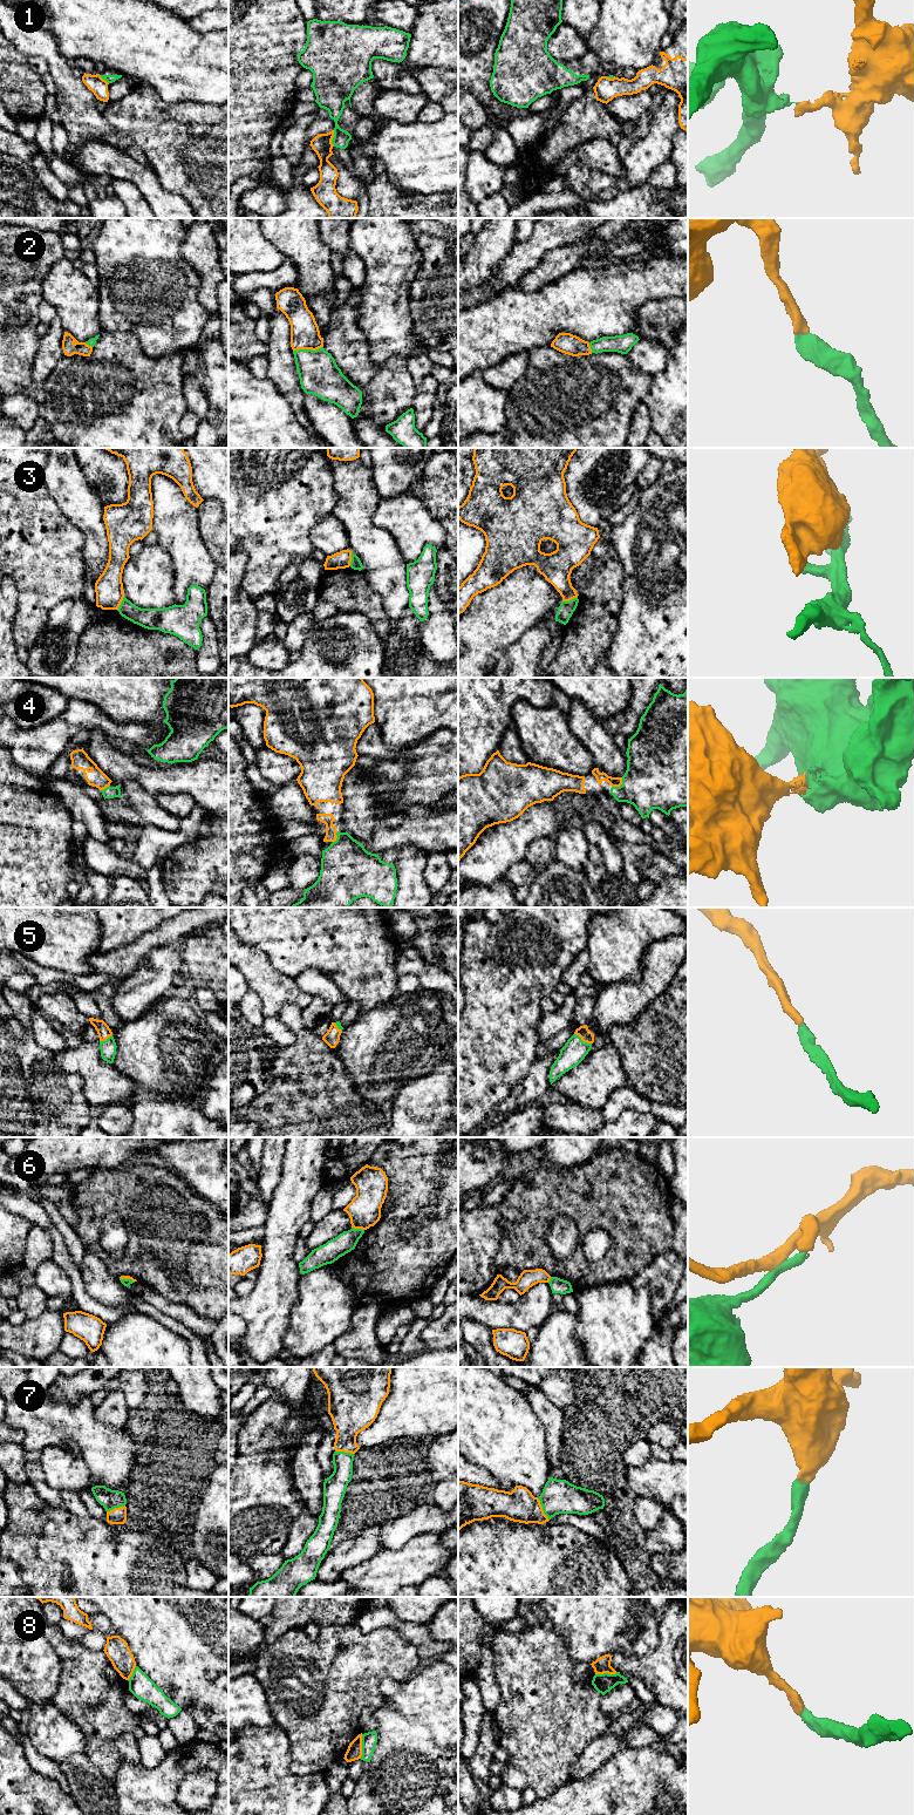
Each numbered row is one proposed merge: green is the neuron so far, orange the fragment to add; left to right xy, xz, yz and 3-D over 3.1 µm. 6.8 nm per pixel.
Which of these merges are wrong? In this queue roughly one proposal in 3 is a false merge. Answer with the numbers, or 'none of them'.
1, 3, 6, 8

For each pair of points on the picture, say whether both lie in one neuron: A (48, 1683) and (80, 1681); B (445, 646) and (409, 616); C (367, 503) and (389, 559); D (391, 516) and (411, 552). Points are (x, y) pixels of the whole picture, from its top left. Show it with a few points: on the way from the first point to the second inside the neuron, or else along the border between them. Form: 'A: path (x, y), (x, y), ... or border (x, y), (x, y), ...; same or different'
A: border (58, 1656), (59, 1684), (50, 1701); different
B: border (420, 622), (420, 639), (425, 651); different
C: path (366, 517), (366, 536), (375, 545); same
D: path (401, 525), (410, 535), (410, 543); same

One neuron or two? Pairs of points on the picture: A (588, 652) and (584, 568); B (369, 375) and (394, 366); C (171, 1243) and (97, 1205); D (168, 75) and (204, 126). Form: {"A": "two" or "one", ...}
{"A": "two", "B": "one", "C": "one", "D": "two"}

